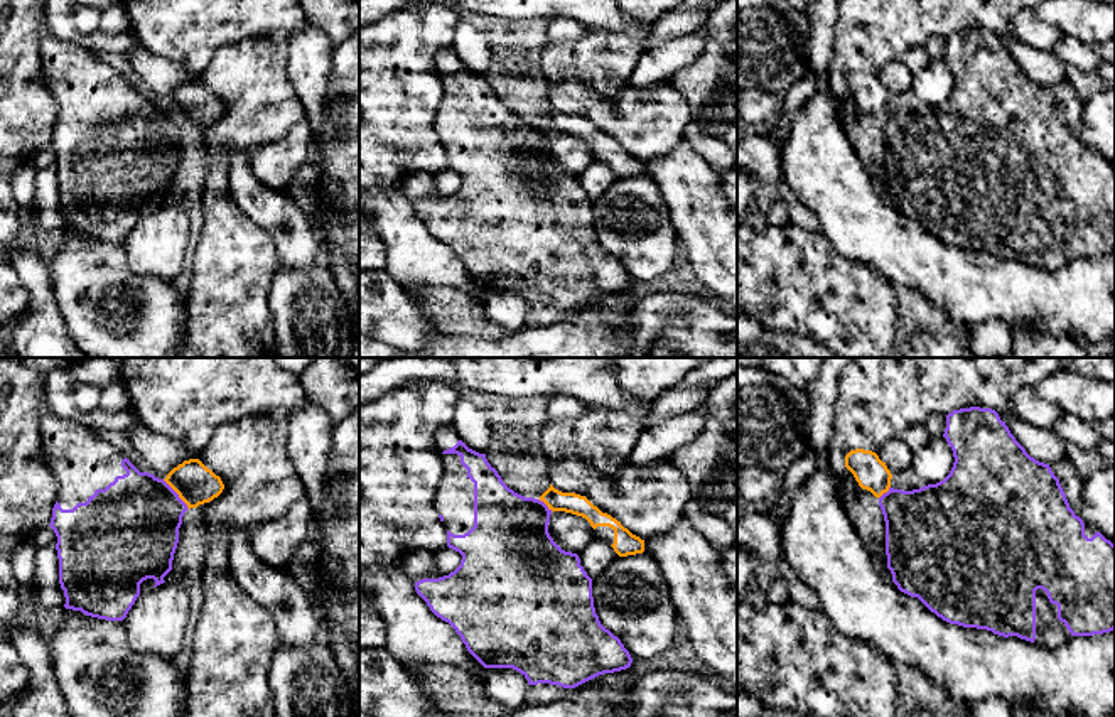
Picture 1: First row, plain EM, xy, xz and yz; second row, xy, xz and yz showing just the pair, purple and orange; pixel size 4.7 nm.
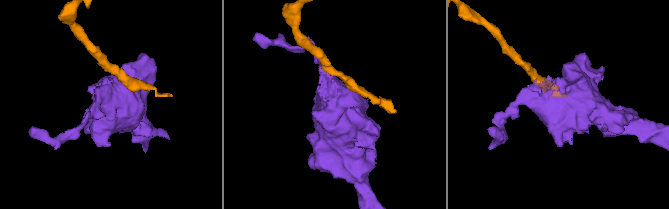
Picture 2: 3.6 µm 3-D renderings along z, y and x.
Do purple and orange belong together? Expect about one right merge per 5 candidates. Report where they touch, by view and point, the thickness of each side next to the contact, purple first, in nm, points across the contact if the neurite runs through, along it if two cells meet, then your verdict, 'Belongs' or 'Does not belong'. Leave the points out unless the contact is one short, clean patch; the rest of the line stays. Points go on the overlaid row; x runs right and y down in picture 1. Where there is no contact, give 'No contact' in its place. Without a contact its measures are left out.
Touches purple at xy (177, 495). Thickness 440 nm (purple) against 190 nm. Boundary: xy (162, 479), (189, 508). Does not belong

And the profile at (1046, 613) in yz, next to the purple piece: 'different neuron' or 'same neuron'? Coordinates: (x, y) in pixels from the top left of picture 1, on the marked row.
same neuron

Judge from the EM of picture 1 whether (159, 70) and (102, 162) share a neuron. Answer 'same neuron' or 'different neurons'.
different neurons

